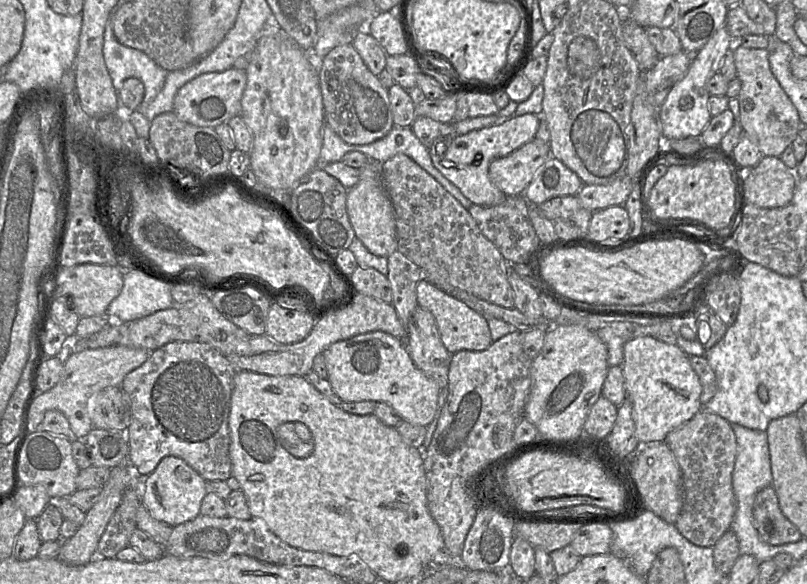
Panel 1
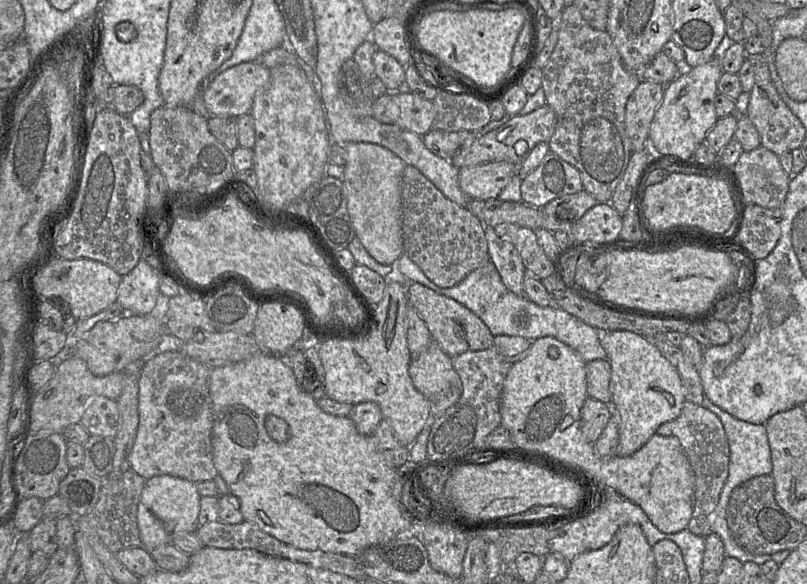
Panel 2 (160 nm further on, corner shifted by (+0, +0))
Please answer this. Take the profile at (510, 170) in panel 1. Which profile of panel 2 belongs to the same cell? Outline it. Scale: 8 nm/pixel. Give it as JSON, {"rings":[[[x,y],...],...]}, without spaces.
{"rings":[[[506,161],[462,167],[458,173],[459,186],[472,199],[496,199],[517,175],[517,168],[518,165]]]}

